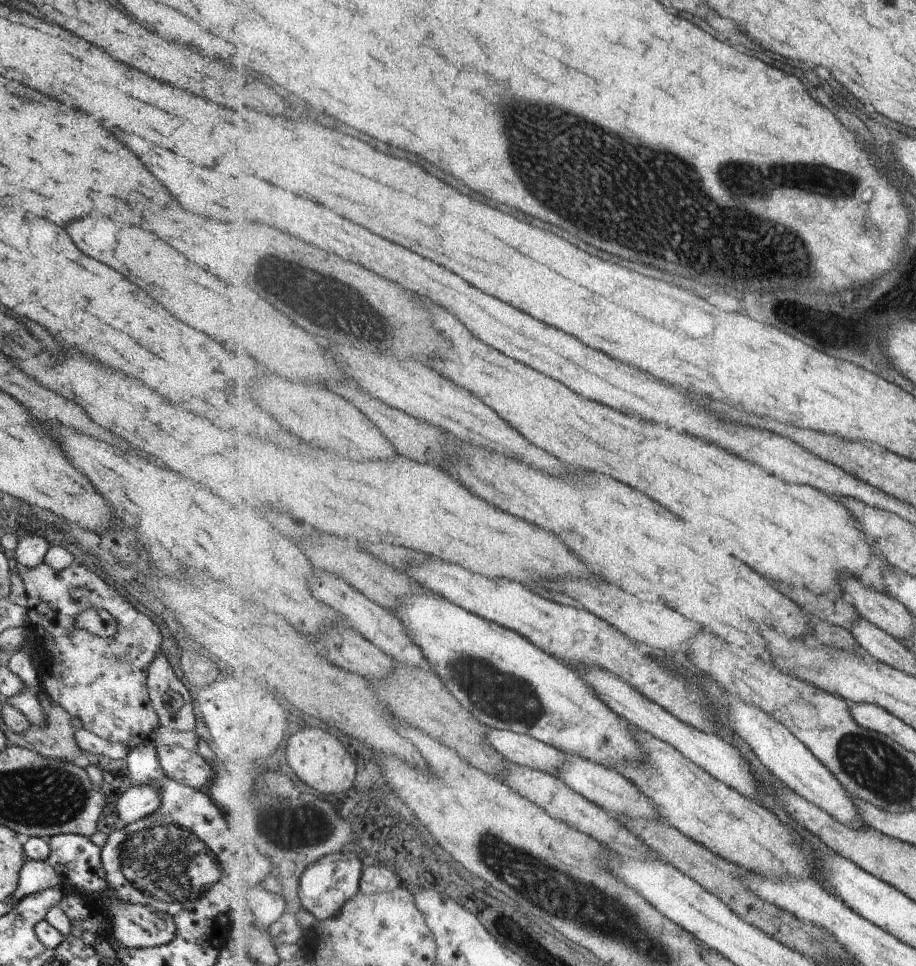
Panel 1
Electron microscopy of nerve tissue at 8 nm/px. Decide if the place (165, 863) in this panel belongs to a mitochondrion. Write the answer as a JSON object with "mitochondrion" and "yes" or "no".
{"mitochondrion":"yes"}

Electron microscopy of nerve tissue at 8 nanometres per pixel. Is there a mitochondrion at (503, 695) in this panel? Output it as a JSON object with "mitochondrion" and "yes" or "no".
{"mitochondrion":"yes"}

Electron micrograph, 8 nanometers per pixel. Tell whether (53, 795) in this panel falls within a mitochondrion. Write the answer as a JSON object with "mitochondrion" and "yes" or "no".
{"mitochondrion":"yes"}

